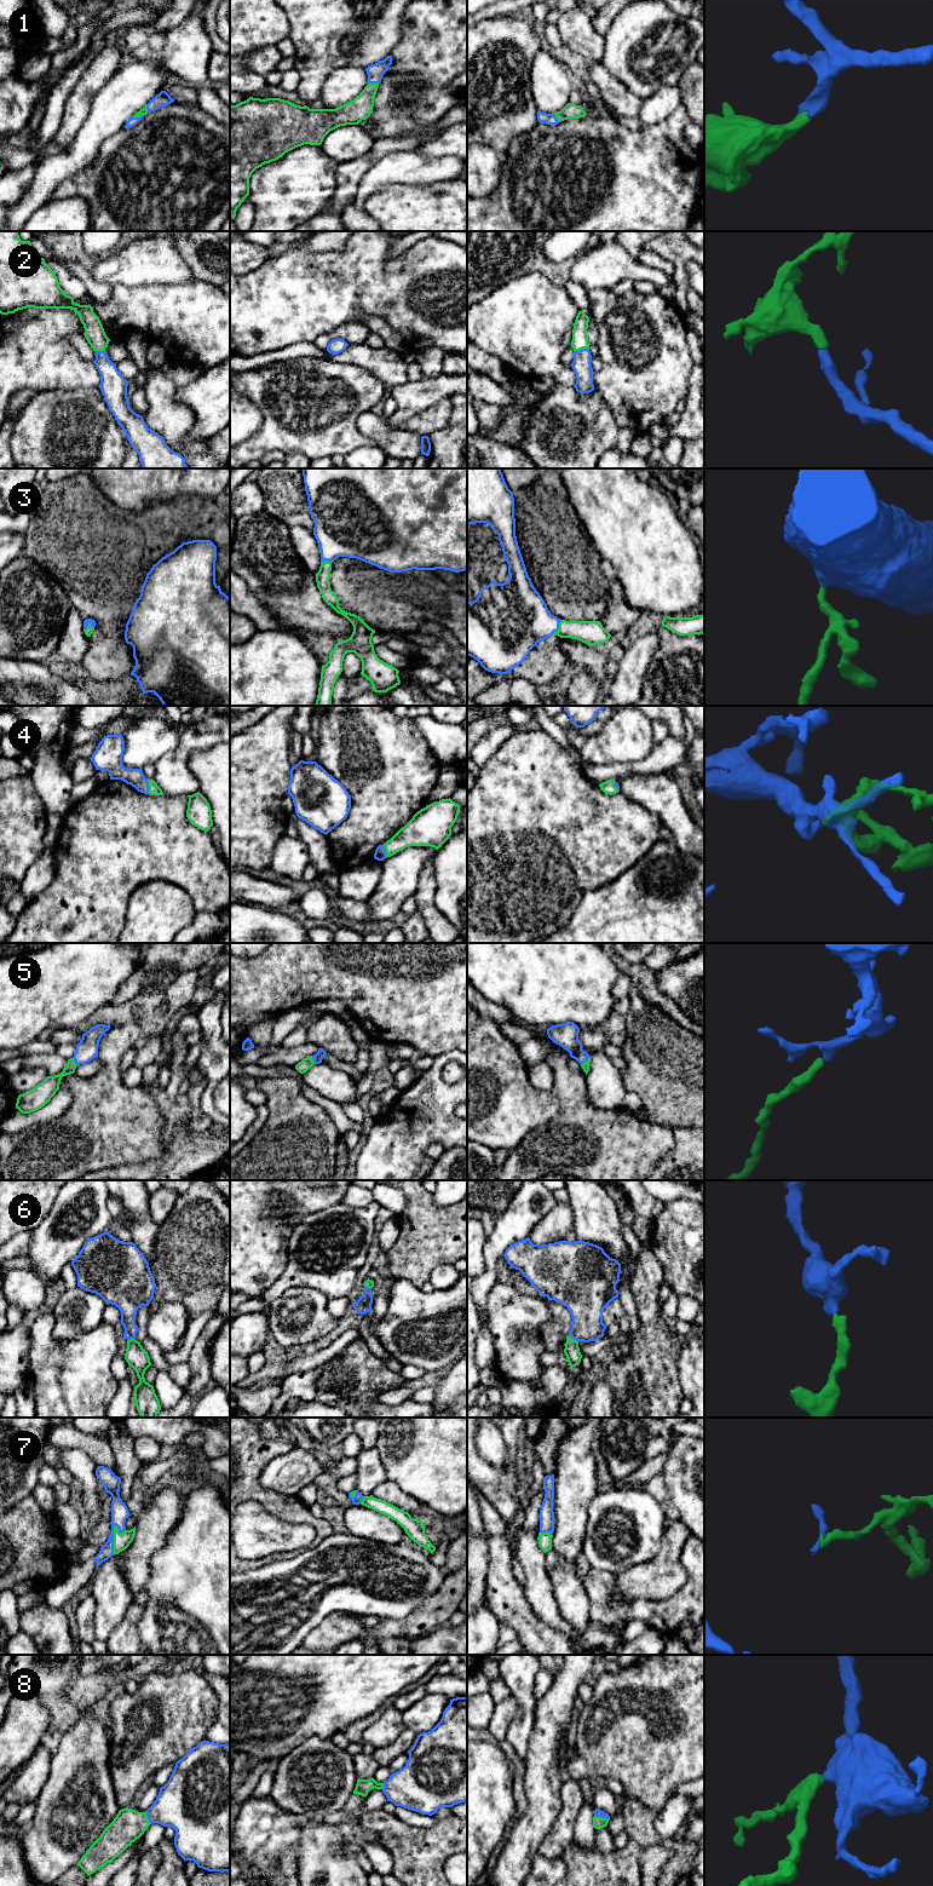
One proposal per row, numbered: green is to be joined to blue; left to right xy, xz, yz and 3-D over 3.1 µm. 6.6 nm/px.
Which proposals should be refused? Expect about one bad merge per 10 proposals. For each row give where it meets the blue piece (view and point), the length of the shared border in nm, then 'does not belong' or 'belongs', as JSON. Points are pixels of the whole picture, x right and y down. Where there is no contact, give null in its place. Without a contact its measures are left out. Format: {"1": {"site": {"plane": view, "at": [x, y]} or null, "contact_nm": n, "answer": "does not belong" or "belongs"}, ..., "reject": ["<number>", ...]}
{"1": {"site": {"plane": "xz", "at": [373, 82]}, "contact_nm": 70, "answer": "belongs"}, "2": {"site": {"plane": "yz", "at": [582, 349]}, "contact_nm": 100, "answer": "belongs"}, "3": {"site": {"plane": "yz", "at": [558, 628]}, "contact_nm": 120, "answer": "belongs"}, "4": {"site": {"plane": "xy", "at": [148, 787]}, "contact_nm": 100, "answer": "belongs"}, "5": {"site": {"plane": "xy", "at": [75, 1062]}, "contact_nm": 70, "answer": "belongs"}, "6": {"site": {"plane": "yz", "at": [572, 1338]}, "contact_nm": 80, "answer": "belongs"}, "7": {"site": {"plane": "xy", "at": [113, 1539]}, "contact_nm": 200, "answer": "belongs"}, "8": {"site": {"plane": "yz", "at": [602, 1817]}, "contact_nm": 110, "answer": "belongs"}, "reject": []}

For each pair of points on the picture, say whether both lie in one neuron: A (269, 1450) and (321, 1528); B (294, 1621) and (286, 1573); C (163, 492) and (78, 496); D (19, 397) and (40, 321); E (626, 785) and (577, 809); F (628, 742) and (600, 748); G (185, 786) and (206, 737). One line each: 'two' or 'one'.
A: one
B: one
C: two
D: two
E: two
F: one
G: one

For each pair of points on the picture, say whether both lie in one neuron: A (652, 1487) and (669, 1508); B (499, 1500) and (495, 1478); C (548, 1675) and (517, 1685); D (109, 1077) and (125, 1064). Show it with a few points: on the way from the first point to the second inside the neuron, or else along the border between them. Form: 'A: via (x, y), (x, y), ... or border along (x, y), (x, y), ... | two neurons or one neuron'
A: via (657, 1491), (666, 1504) | one neuron
B: via (499, 1495), (499, 1485), (496, 1483) | one neuron
C: border along (540, 1667), (534, 1688), (534, 1696), (537, 1700) | two neurons
D: border along (132, 1046), (120, 1062), (121, 1074) | two neurons

